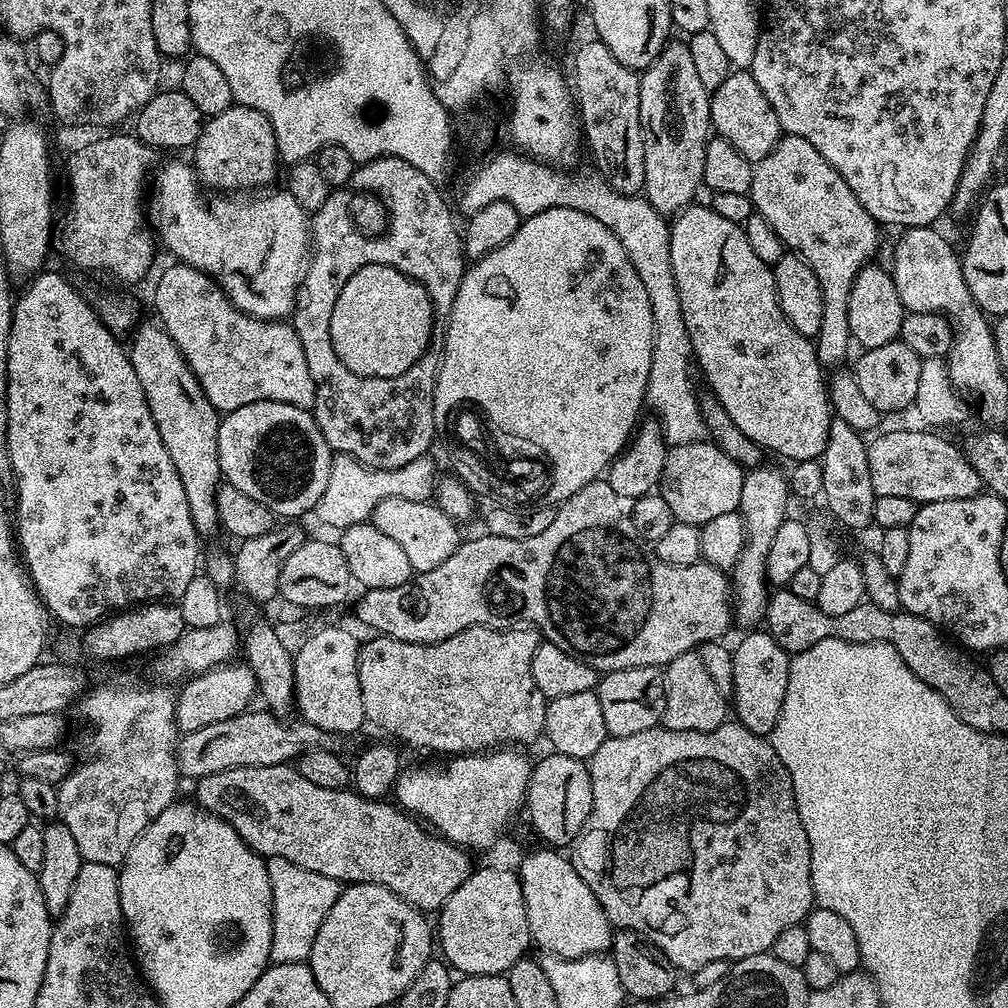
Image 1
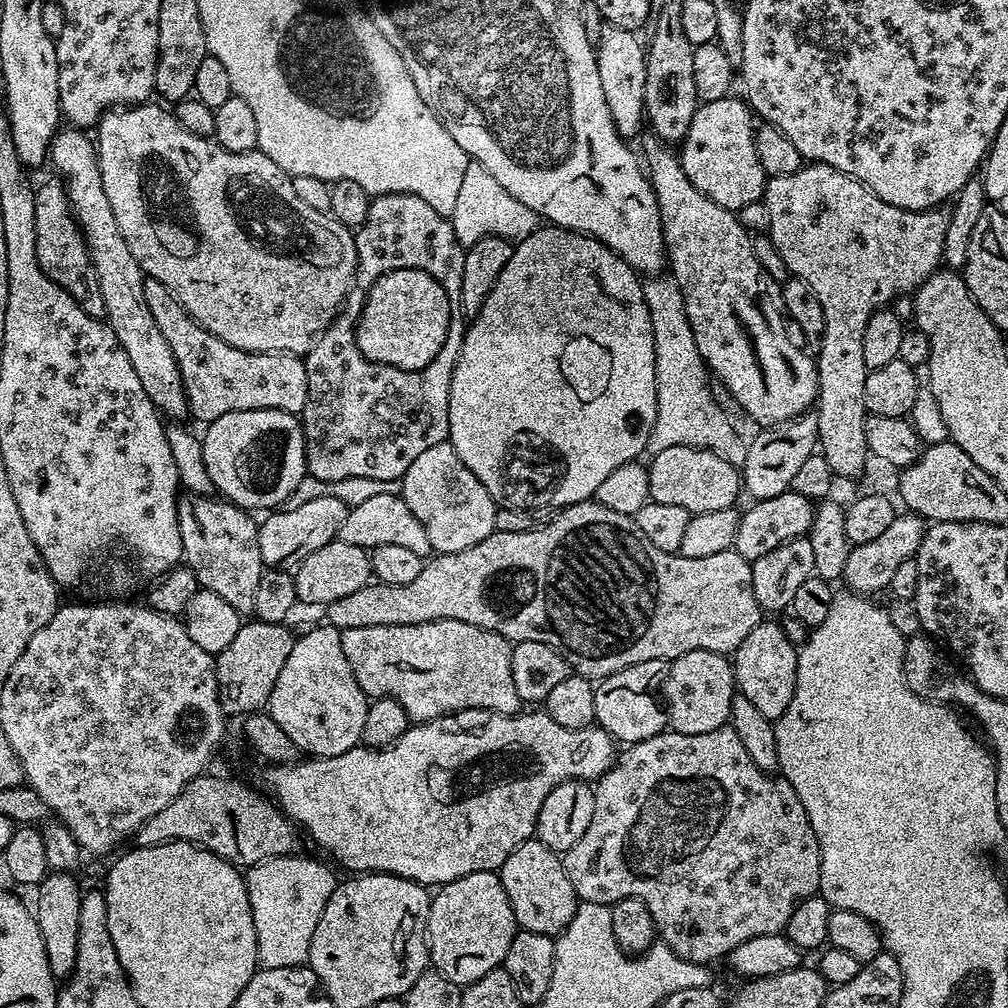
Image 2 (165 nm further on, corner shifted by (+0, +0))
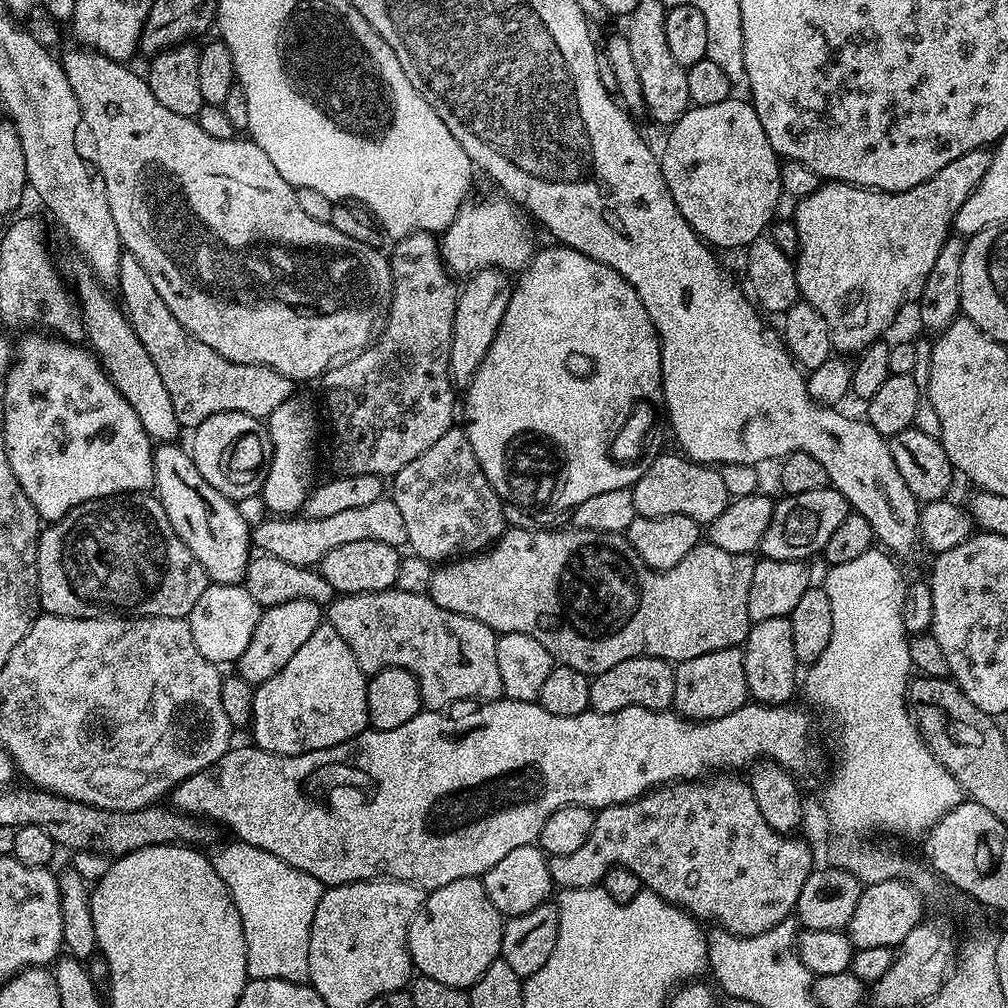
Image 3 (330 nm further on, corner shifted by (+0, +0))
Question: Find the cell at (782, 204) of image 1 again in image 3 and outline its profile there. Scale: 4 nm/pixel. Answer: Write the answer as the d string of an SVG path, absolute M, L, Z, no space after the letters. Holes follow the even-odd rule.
M979 148L962 154L962 158L950 162L950 166L942 166L942 170L938 170L938 174L934 174L934 178L930 178L926 182L922 182L922 186L914 186L910 190L875 192L873 188L858 188L855 184L824 182L821 183L818 190L814 190L814 194L795 201L796 216L794 215L794 223L798 230L800 252L795 256L794 263L796 265L796 277L798 278L800 294L803 303L814 306L814 310L818 310L818 314L822 314L822 318L826 318L826 326L830 326L832 347L837 353L848 354L844 352L852 352L851 354L859 354L863 352L864 349L877 343L883 337L880 335L895 322L896 315L911 300L912 303L919 301L922 294L922 286L926 286L926 278L930 275L930 270L934 267L934 262L938 258L938 250L942 250L942 246L953 231L958 210L962 210L962 202L966 202L966 198L970 198L970 194L974 194L974 190L980 185L982 178L986 174L986 170L990 170L991 161L992 152L988 148Z

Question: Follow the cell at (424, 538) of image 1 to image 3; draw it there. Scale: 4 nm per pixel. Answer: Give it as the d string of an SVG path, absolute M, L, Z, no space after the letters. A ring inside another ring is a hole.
M381 498L378 502L370 502L370 506L357 506L355 510L346 510L334 514L330 518L266 518L251 529L253 545L261 553L282 558L282 562L319 565L320 560L334 546L346 546L346 542L386 542L390 546L400 548L407 545L406 522L398 506L390 498Z

